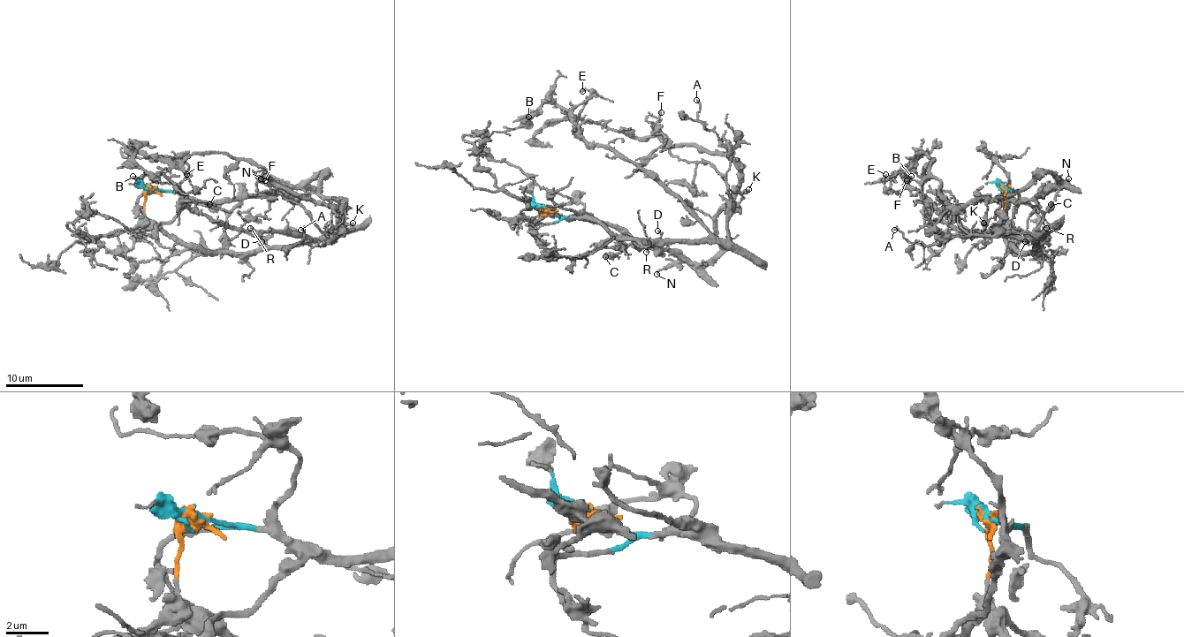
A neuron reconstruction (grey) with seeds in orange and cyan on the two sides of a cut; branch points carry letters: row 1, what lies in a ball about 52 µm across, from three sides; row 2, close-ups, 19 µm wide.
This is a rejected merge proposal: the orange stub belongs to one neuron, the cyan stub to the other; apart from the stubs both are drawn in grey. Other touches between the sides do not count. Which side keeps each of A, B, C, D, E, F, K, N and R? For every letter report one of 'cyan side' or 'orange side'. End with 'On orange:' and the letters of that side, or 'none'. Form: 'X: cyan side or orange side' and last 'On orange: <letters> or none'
A: orange side
B: orange side
C: cyan side
D: orange side
E: orange side
F: cyan side
K: cyan side
N: cyan side
R: orange side
On orange: A, B, D, E, R

